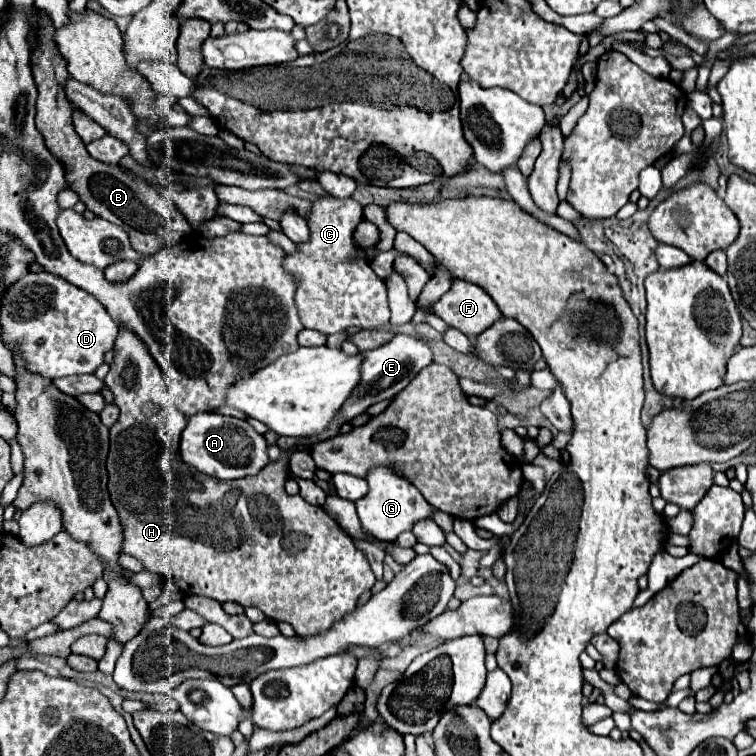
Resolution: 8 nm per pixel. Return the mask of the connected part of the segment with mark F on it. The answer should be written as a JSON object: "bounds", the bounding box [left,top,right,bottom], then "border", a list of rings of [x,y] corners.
{"bounds":[433,278,501,336],"border":[[[453,278],[449,292],[433,304],[433,312],[467,336],[477,336],[501,318],[497,304],[479,286]]]}

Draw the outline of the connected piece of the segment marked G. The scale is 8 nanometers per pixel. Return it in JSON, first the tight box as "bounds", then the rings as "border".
{"bounds":[357,466,433,540],"border":[[[381,466],[381,468],[371,468],[367,472],[369,482],[369,492],[367,496],[363,496],[363,500],[357,500],[357,514],[361,518],[363,528],[373,534],[379,540],[397,540],[397,536],[405,530],[411,530],[411,526],[421,520],[421,518],[429,518],[433,506],[427,504],[427,500],[417,492],[417,488],[413,488],[413,484],[409,484],[409,480],[401,478],[399,472],[395,468],[389,466]]]}

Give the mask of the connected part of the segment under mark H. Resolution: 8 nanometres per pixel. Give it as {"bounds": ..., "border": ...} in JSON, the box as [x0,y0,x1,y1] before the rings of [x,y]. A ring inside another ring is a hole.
{"bounds":[105,326,375,636],"border":[[[119,326],[119,336],[115,340],[113,354],[115,356],[111,362],[111,370],[105,376],[105,384],[115,394],[115,404],[119,406],[121,416],[111,426],[111,448],[109,448],[109,456],[107,456],[107,474],[109,474],[109,494],[111,494],[113,506],[119,512],[121,526],[123,526],[123,552],[141,560],[145,570],[157,572],[163,578],[171,580],[187,596],[197,594],[197,596],[207,596],[207,598],[219,600],[221,604],[223,602],[239,602],[245,608],[255,606],[261,612],[265,612],[267,618],[271,618],[275,622],[291,624],[299,636],[313,636],[313,632],[325,632],[325,628],[329,628],[329,624],[333,624],[333,620],[341,620],[341,616],[345,616],[345,612],[353,612],[357,598],[363,592],[369,592],[375,584],[375,576],[371,572],[371,566],[369,566],[365,552],[355,546],[355,542],[341,530],[341,526],[321,506],[309,504],[305,498],[289,496],[285,492],[285,482],[289,478],[287,476],[289,458],[299,451],[310,453],[309,446],[291,446],[287,450],[281,450],[279,460],[269,462],[257,476],[245,476],[245,478],[223,482],[223,480],[217,480],[213,476],[201,474],[199,470],[187,466],[179,456],[179,438],[181,438],[183,428],[187,426],[187,416],[183,416],[183,412],[177,412],[177,408],[173,408],[173,404],[169,404],[169,390],[165,388],[165,378],[161,376],[161,368],[157,368],[157,360],[153,360],[153,356],[149,356],[149,348],[145,348],[145,342],[135,332],[129,332],[129,328]]]}

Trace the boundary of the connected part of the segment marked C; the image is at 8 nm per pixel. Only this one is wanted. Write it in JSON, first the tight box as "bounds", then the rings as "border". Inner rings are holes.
{"bounds":[283,194,391,336],"border":[[[325,194],[313,202],[305,220],[309,224],[309,240],[297,244],[297,250],[283,258],[283,270],[297,278],[295,306],[301,324],[327,336],[349,326],[383,328],[391,318],[385,280],[373,272],[369,262],[357,258],[353,240],[353,232],[363,220],[363,206],[353,198]]]}

